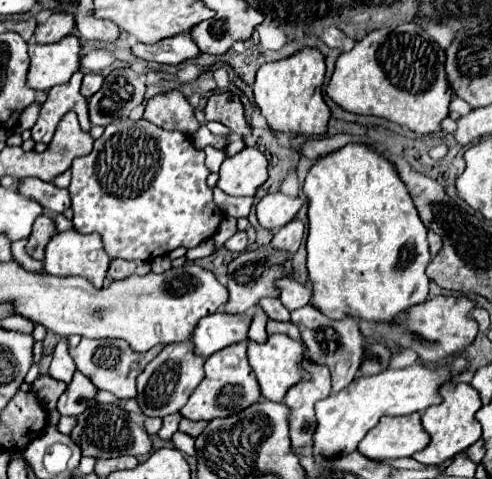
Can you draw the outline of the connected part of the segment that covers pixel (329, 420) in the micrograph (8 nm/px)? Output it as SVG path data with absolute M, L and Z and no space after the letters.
M458 357L448 367L428 367L422 363L414 363L406 369L386 369L384 373L372 377L358 377L340 393L328 395L326 399L316 403L316 433L314 433L314 459L318 463L326 459L336 459L358 449L358 443L364 435L378 423L382 415L410 415L414 411L424 411L430 405L440 403L438 387L456 373L466 369L466 361Z

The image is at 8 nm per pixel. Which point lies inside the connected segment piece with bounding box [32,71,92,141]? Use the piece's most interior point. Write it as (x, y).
(63, 98)

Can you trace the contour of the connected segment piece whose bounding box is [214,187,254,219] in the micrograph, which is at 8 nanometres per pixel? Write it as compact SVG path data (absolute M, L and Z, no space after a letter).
M214 187L214 203L227 216L240 219L240 217L248 217L248 213L253 207L254 199L252 197L230 197L230 195L224 195L218 187Z

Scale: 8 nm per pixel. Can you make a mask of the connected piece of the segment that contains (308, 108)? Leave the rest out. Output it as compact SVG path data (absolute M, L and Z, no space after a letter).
M304 47L294 55L280 59L276 63L266 63L258 69L256 81L252 85L256 105L266 117L268 125L276 131L302 133L302 135L324 135L330 119L330 107L324 101L324 77L326 63L324 55L316 47Z

